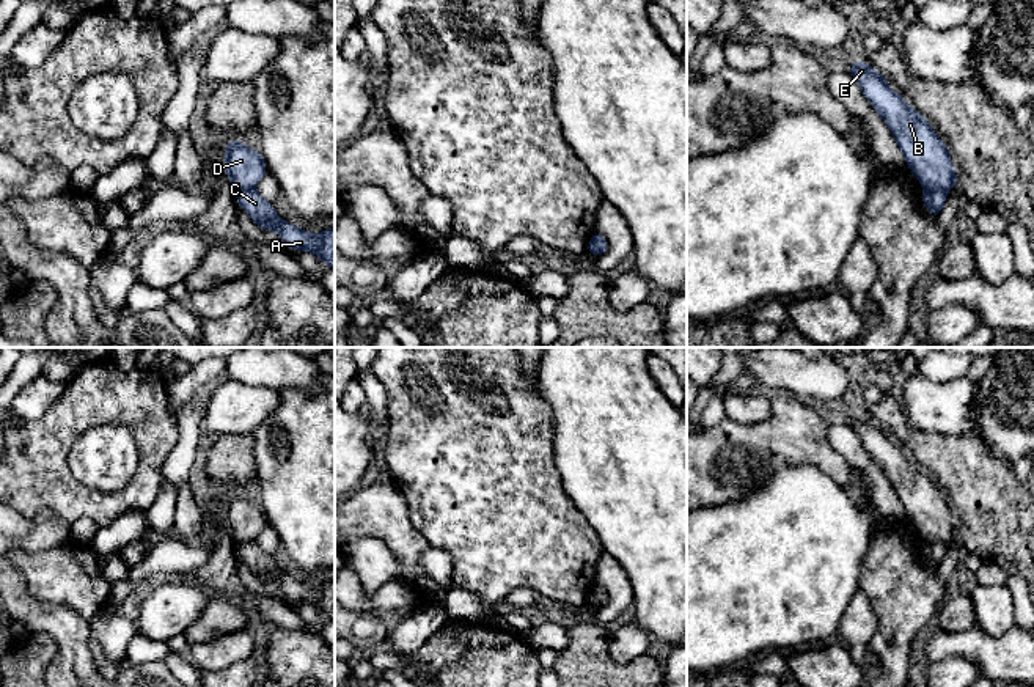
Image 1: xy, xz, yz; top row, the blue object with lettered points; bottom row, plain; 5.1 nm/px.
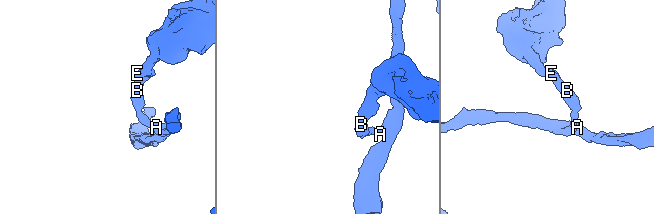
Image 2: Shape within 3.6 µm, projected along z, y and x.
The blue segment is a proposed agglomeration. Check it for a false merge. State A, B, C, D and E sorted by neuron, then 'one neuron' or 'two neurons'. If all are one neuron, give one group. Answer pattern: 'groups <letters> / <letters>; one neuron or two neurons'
groups A C / B D E; two neurons

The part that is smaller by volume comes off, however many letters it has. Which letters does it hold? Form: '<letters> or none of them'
B, D, E

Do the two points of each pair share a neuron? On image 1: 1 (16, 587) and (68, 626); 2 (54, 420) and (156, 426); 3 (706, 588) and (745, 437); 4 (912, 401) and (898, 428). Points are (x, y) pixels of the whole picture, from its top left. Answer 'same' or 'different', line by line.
1: same
2: same
3: different
4: different

